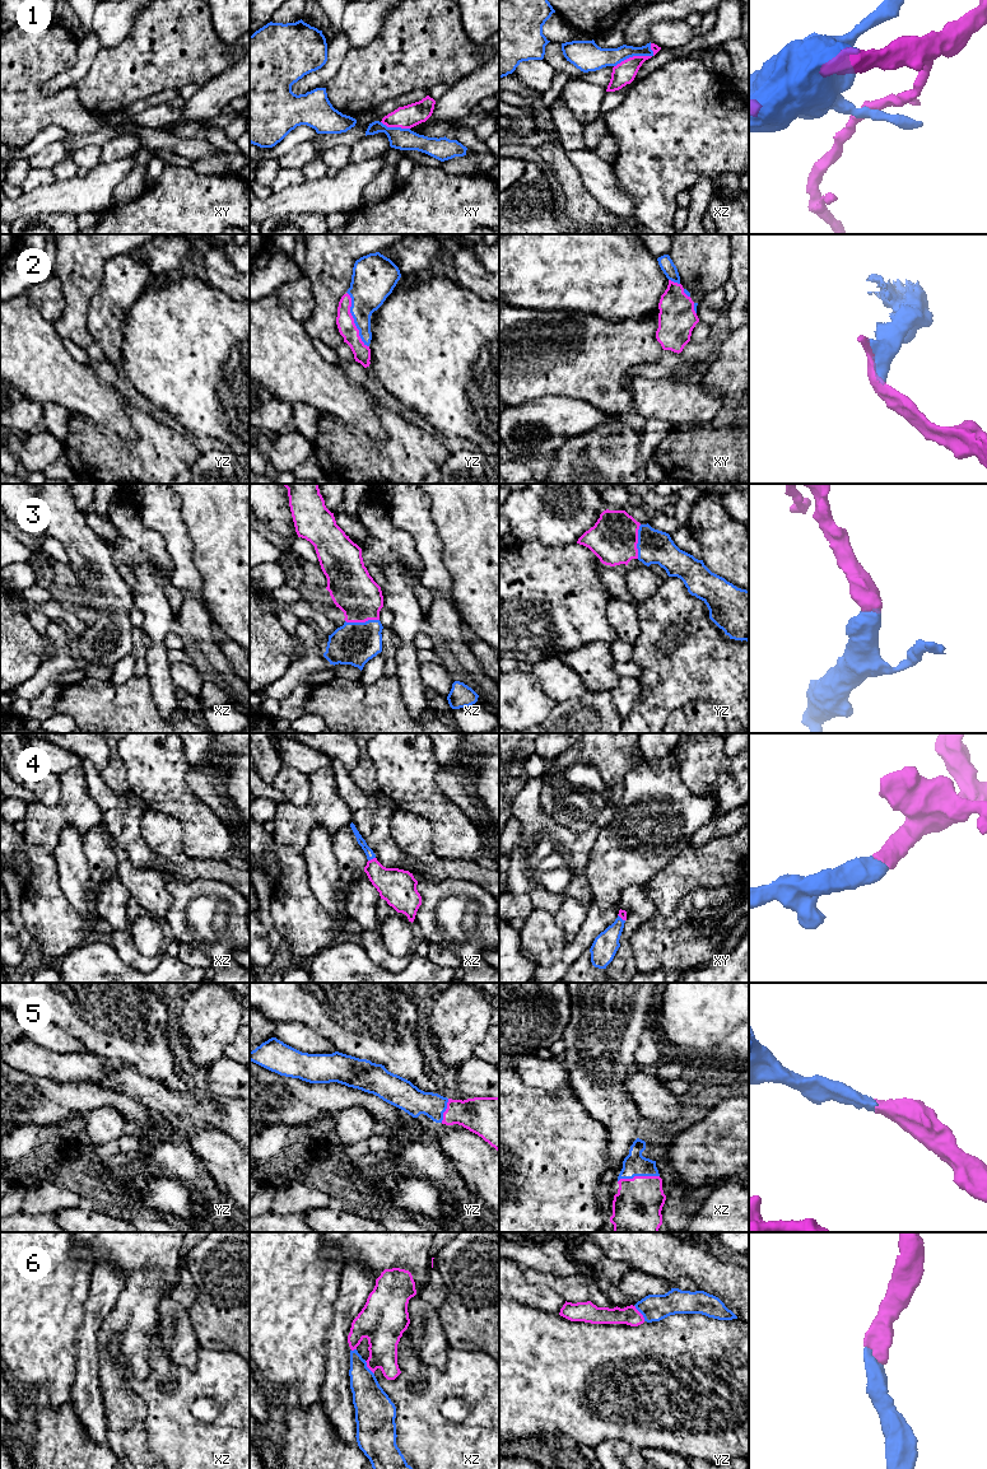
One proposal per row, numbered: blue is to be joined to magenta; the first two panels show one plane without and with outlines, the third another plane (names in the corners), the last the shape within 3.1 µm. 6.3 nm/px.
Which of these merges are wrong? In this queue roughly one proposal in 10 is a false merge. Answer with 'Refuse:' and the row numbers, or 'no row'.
Refuse: 1

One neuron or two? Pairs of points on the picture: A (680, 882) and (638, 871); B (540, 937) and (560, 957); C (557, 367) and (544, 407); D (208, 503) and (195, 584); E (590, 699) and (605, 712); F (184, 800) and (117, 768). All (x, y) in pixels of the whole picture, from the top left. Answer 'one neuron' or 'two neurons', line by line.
A: two neurons
B: one neuron
C: two neurons
D: two neurons
E: one neuron
F: two neurons

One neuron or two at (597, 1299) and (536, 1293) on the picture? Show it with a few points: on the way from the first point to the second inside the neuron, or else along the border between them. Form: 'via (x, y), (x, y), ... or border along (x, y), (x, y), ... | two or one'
border along (532, 1283), (548, 1286), (564, 1301) | two

